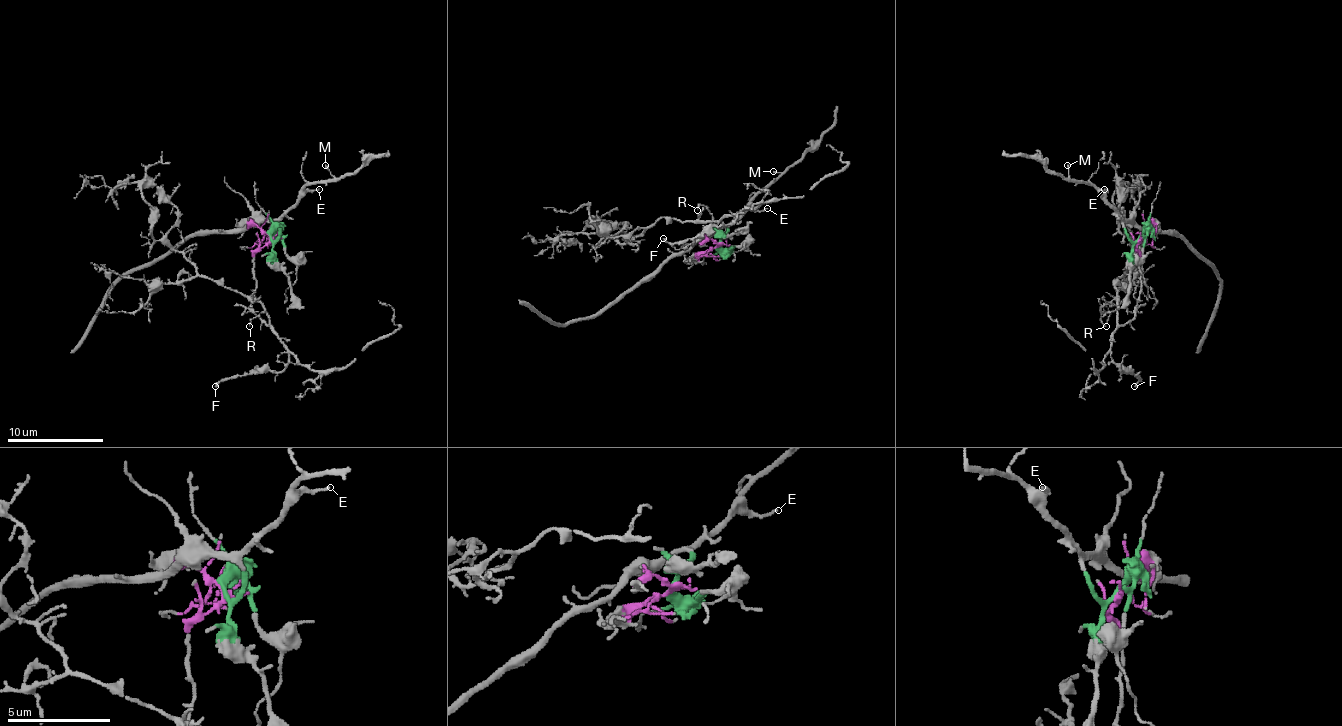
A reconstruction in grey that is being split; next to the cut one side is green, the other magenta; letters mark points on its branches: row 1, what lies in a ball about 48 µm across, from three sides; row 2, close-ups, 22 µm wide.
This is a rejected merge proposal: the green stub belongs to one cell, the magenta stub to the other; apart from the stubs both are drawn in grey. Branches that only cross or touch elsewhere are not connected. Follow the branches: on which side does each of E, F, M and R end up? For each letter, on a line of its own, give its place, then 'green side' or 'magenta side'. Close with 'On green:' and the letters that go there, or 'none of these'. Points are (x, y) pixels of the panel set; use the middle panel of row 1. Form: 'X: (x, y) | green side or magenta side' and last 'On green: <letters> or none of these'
E: (767, 208) | green side
F: (663, 238) | magenta side
M: (773, 171) | green side
R: (697, 210) | magenta side
On green: E, M

